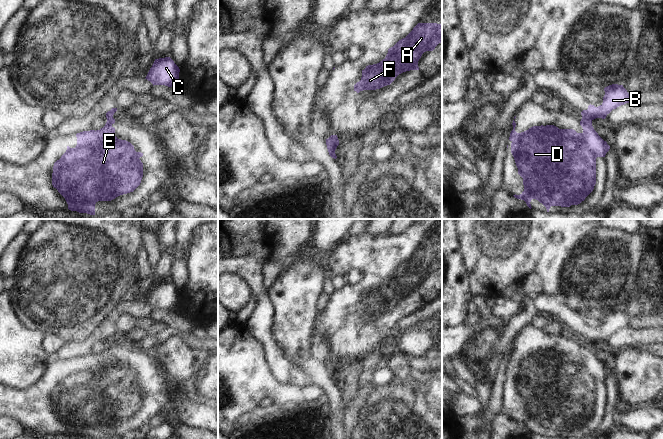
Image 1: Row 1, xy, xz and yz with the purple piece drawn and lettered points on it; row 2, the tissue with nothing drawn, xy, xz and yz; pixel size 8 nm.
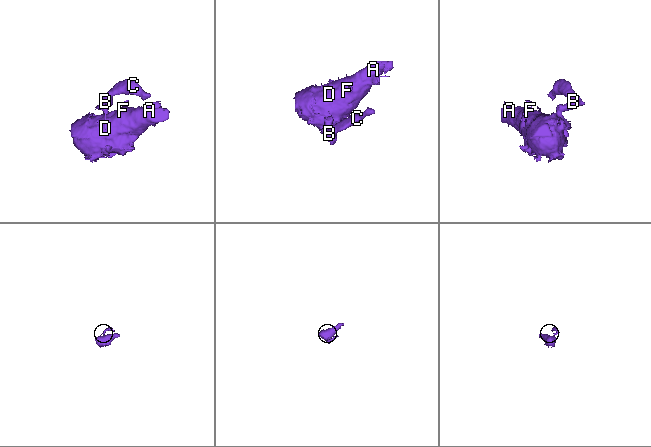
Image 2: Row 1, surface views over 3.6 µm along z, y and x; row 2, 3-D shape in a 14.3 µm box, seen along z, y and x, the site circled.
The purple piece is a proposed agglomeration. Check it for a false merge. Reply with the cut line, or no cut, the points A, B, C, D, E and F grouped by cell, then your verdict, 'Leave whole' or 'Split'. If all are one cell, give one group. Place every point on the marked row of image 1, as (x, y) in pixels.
Split along yz (582, 116), (591, 121). Groups: A D E F / B C. Split.

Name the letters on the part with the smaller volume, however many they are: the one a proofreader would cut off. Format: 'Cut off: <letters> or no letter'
Cut off: B, C

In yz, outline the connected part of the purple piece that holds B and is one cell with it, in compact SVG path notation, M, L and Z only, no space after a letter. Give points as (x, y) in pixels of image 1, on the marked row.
M612 84L605 87L604 91L603 103L598 107L590 104L587 110L581 112L582 117L591 121L596 118L605 119L613 109L629 102L637 102L629 95L623 85Z

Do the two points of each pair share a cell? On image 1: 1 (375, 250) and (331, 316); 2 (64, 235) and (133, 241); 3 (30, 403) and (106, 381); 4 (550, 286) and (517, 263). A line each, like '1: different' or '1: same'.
1: same
2: different
3: same
4: same

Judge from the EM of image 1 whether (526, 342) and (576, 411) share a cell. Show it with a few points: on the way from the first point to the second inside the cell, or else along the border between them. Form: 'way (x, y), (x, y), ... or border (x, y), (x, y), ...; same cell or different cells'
way (538, 359), (563, 394); same cell

